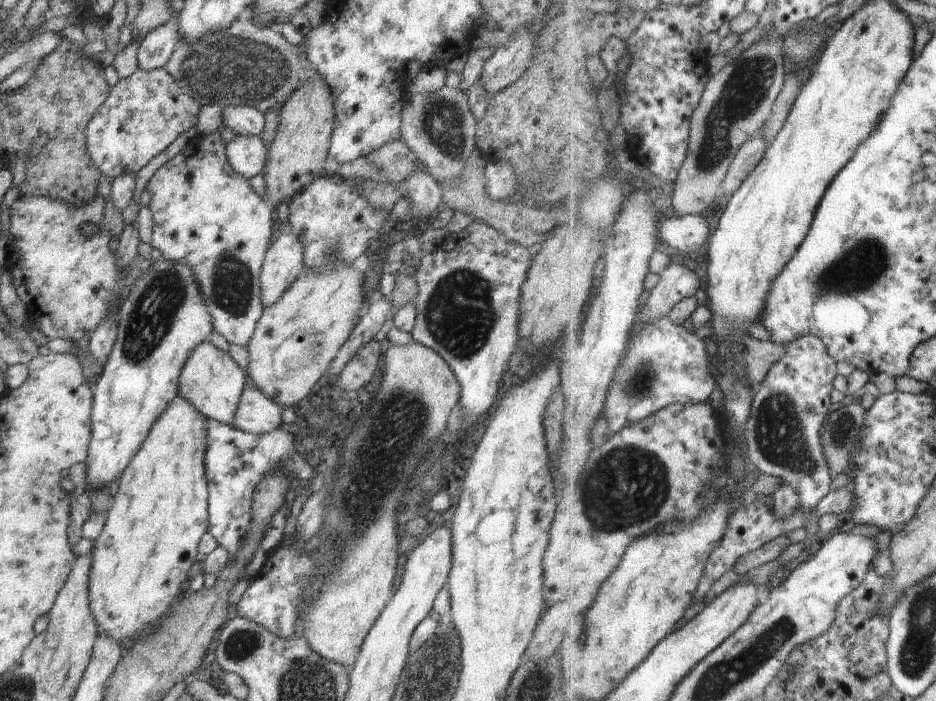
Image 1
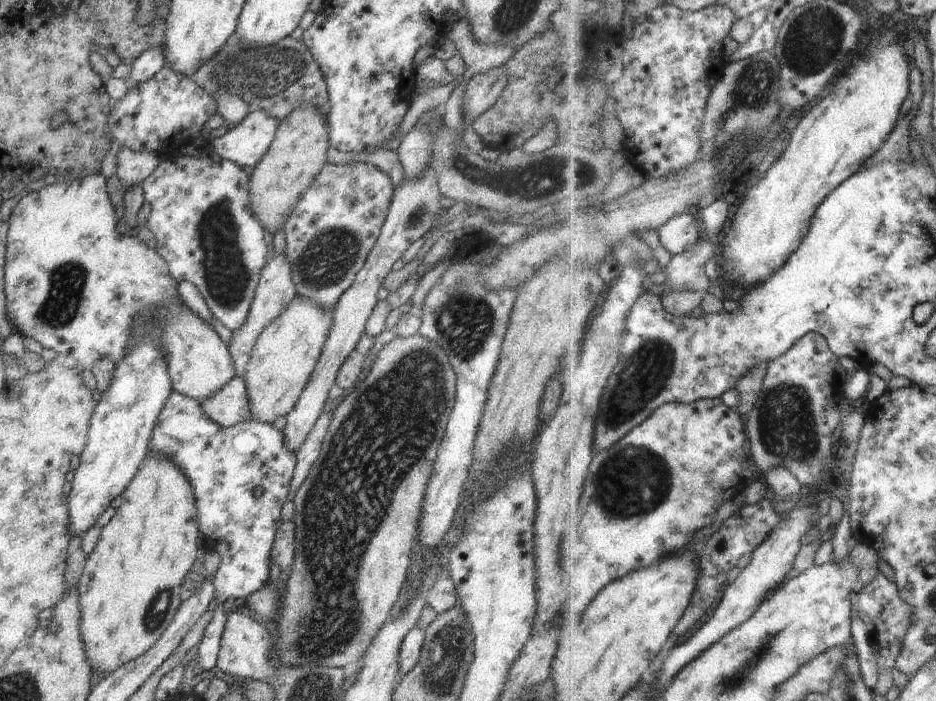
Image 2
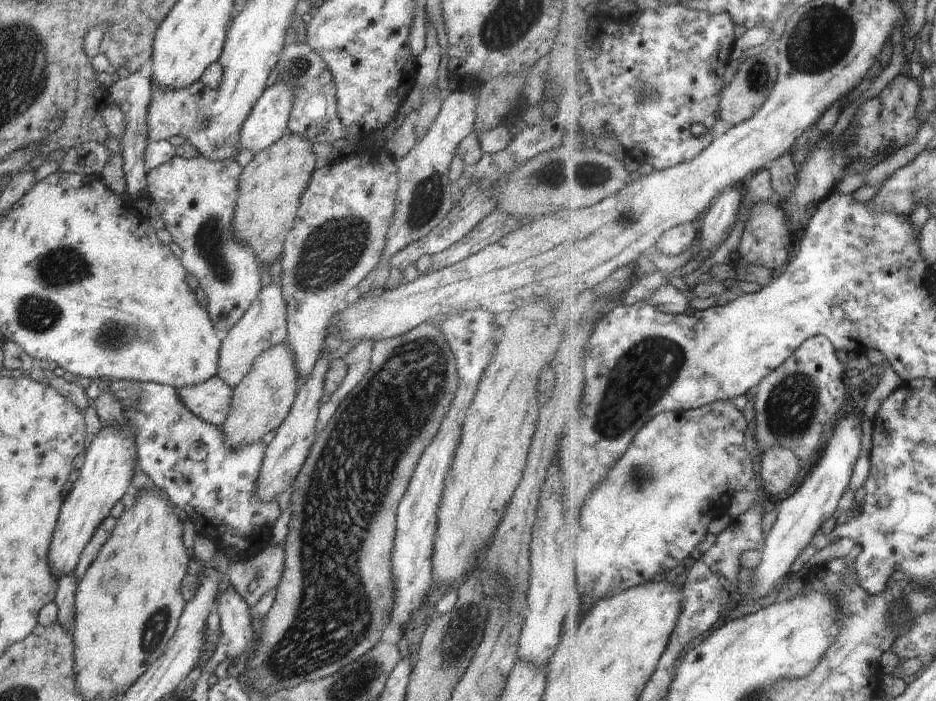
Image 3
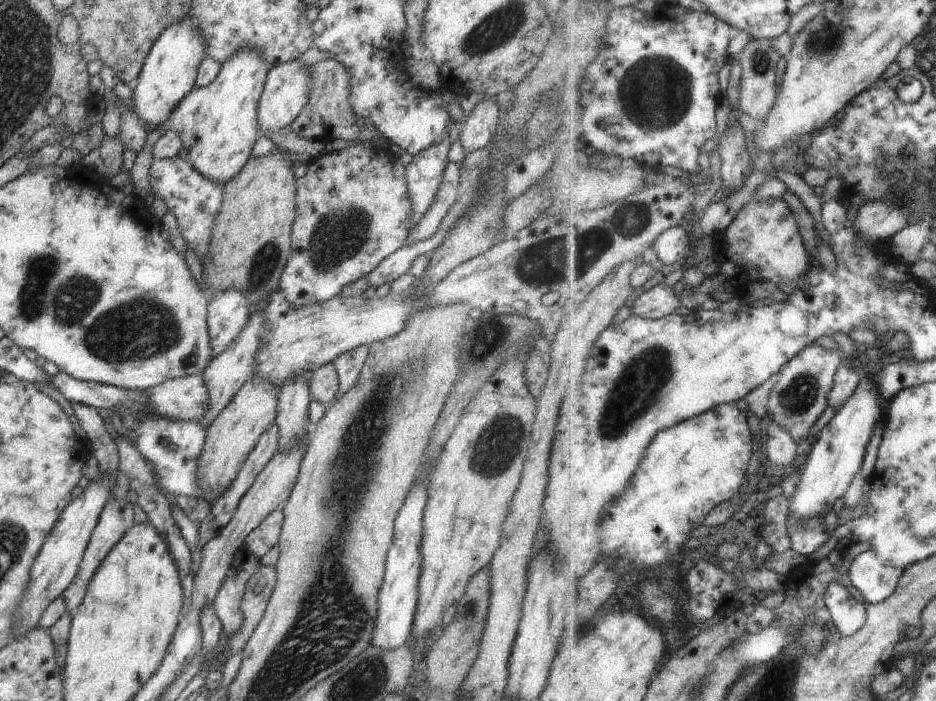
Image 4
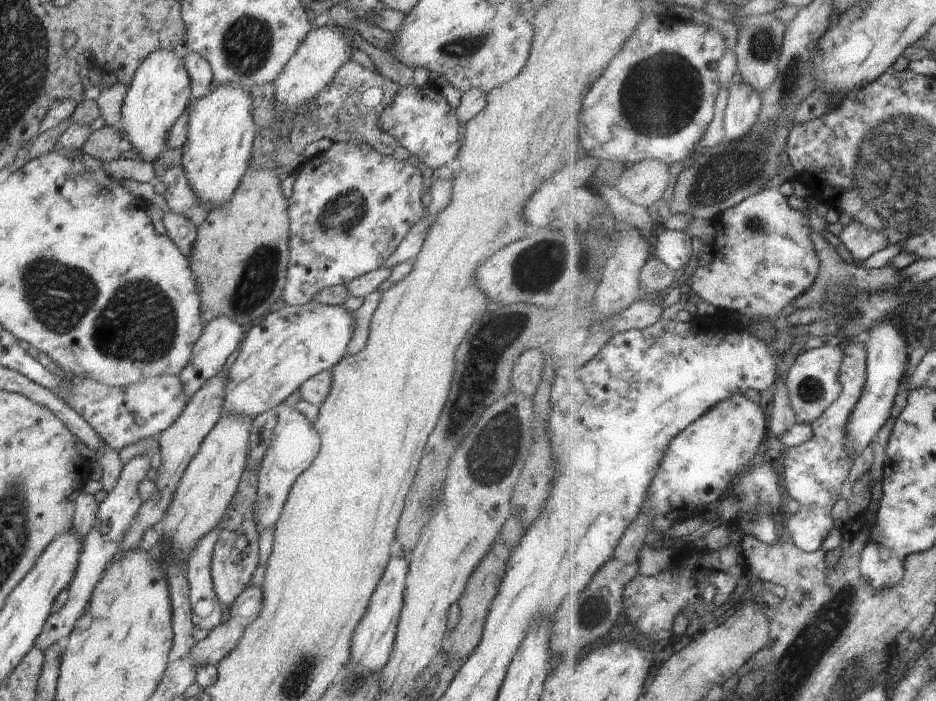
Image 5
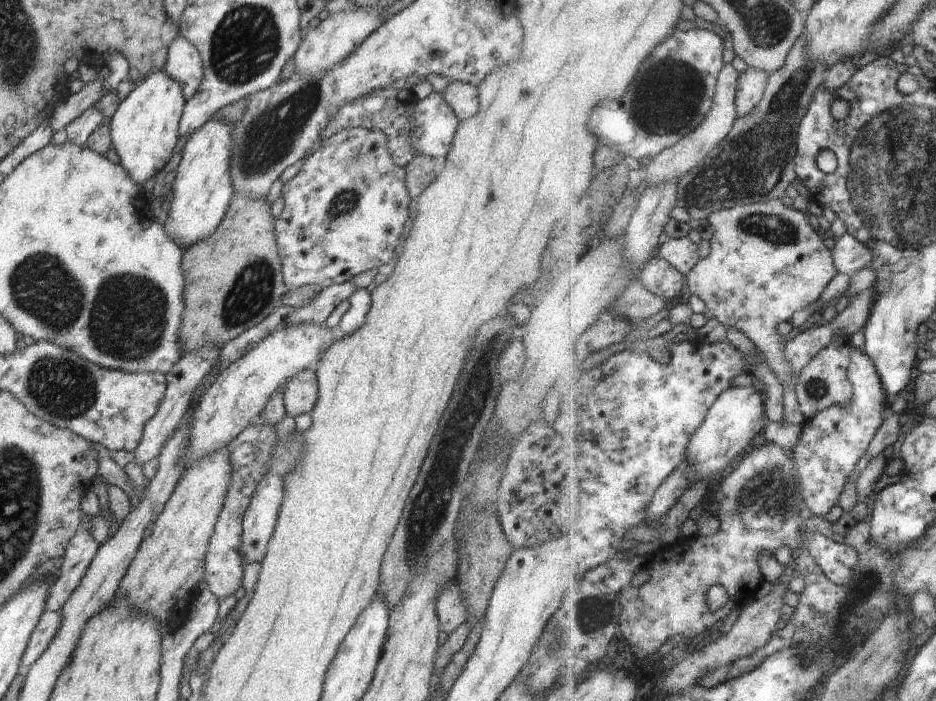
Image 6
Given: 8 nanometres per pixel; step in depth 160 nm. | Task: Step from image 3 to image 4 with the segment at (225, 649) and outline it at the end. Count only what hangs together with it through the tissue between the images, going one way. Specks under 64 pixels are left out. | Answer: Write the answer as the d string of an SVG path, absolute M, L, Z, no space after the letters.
M243 544L235 552L227 575L214 597L212 607L228 636L241 629L243 621L241 600L245 594L245 588L259 564L259 558Z

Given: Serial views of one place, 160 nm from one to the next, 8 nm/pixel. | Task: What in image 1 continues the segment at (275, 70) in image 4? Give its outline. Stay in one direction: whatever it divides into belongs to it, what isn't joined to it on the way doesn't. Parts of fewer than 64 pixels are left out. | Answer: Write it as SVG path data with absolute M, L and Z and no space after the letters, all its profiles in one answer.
M236 135L225 146L225 155L238 176L250 180L252 176L263 172L268 152L264 141L260 137Z

